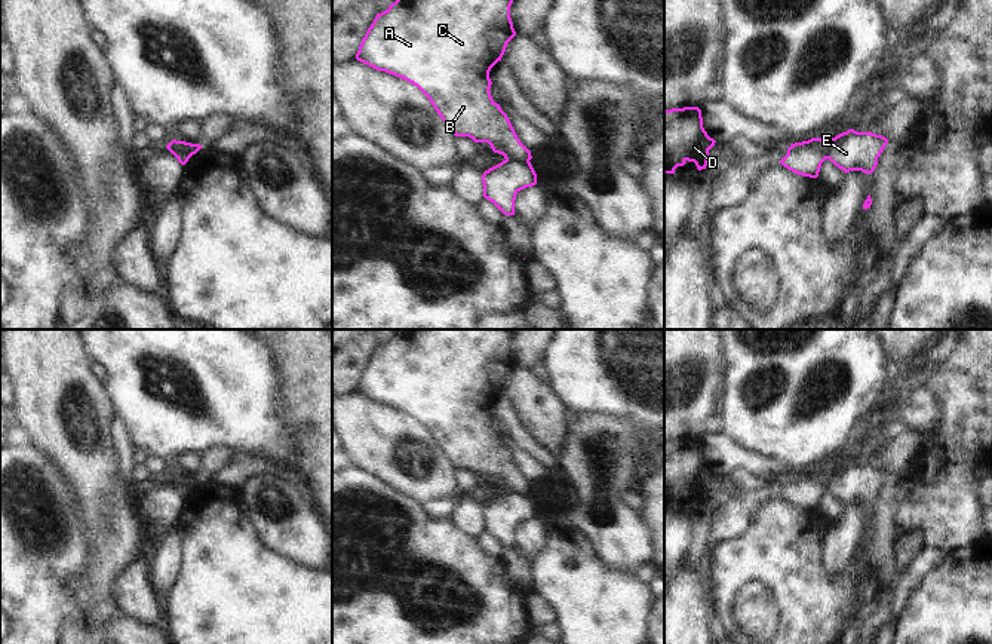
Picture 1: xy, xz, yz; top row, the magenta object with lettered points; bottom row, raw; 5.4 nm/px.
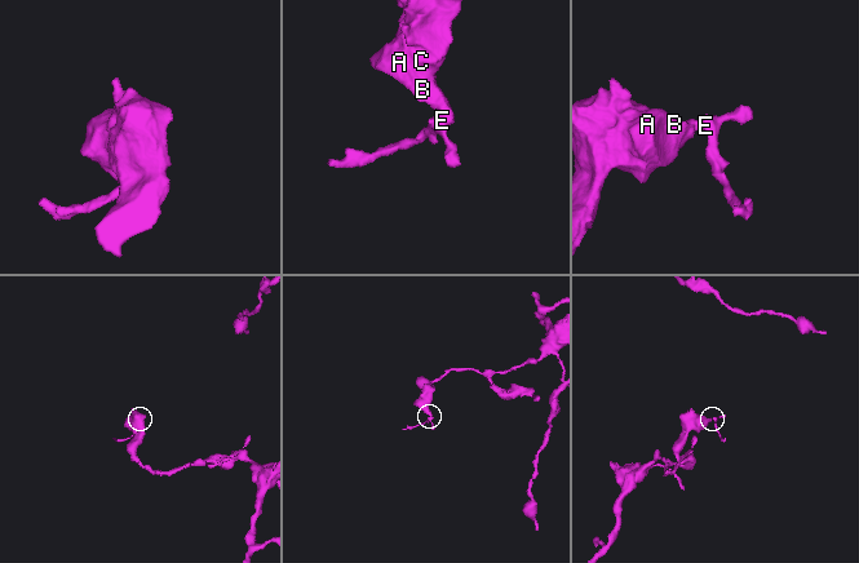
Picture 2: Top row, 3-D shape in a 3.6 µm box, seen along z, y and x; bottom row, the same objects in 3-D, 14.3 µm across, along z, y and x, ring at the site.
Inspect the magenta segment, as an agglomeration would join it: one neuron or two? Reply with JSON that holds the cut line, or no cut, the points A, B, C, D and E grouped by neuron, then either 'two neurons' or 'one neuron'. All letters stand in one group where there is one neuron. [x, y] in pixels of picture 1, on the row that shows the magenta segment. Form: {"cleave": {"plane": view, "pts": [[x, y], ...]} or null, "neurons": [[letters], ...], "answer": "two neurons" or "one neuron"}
{"cleave": {"plane": "xz", "pts": [[506, 159], [528, 162]]}, "neurons": [["A", "B", "C", "D"], ["E"]], "answer": "two neurons"}

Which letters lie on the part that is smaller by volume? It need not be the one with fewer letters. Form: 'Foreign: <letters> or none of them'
Foreign: E.

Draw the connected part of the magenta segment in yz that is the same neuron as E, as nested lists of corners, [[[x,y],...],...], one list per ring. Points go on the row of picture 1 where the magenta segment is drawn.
[[[848,129],[827,141],[827,159],[842,169],[872,174],[888,139],[882,135]]]

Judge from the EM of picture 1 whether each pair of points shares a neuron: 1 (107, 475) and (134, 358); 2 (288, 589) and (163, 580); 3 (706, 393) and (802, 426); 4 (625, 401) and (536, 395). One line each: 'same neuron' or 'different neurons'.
1: different neurons
2: different neurons
3: different neurons
4: different neurons

